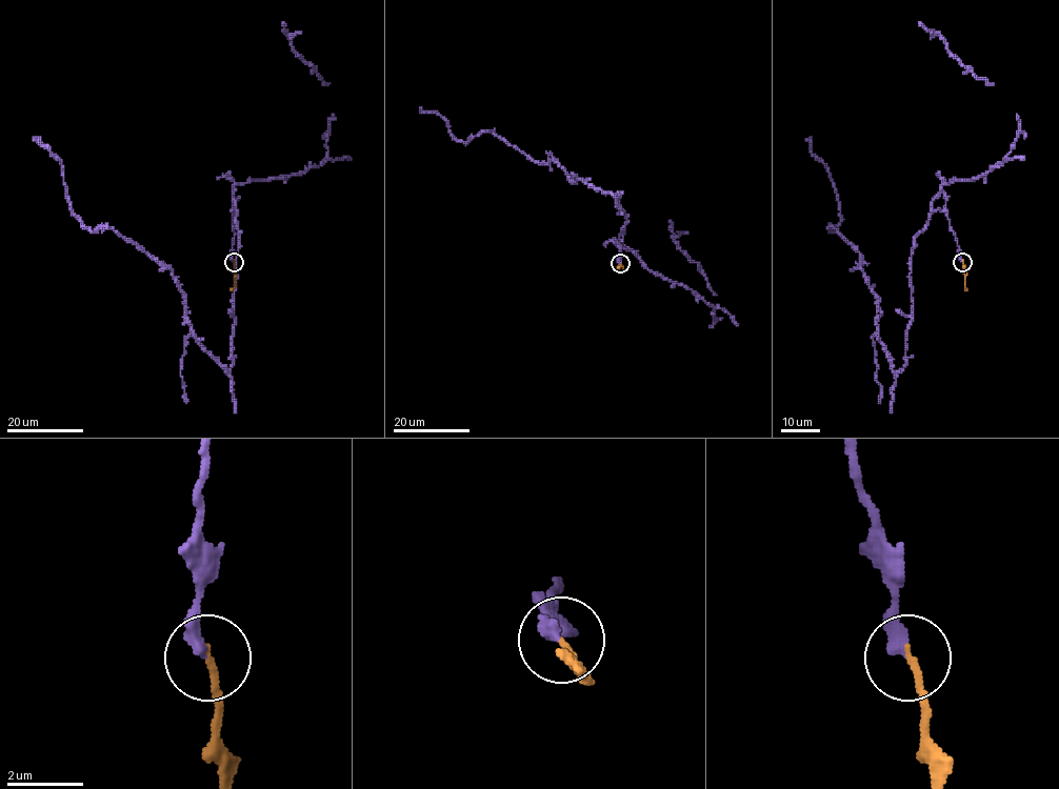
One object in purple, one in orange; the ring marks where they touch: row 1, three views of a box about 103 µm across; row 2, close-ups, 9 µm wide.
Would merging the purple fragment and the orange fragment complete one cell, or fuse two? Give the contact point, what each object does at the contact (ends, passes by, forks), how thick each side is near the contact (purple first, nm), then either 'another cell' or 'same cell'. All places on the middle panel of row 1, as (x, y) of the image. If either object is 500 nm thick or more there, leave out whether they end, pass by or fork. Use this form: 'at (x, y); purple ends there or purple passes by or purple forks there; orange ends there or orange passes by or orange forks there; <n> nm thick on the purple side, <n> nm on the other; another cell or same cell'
at (620, 263); purple ends there; orange ends there; 360 nm thick on the purple side, 190 nm on the other; same cell

